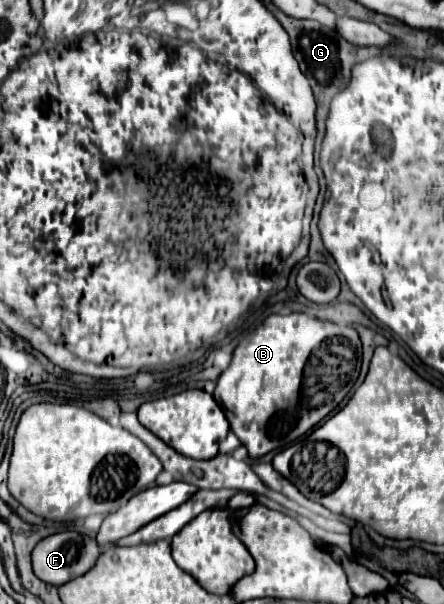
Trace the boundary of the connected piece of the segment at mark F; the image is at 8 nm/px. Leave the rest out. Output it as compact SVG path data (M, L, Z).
M66 530L60 534L52 534L36 544L36 548L32 550L32 570L42 582L52 586L62 586L68 580L74 580L76 576L88 572L98 556L100 556L100 548L94 538L82 536L76 530Z

